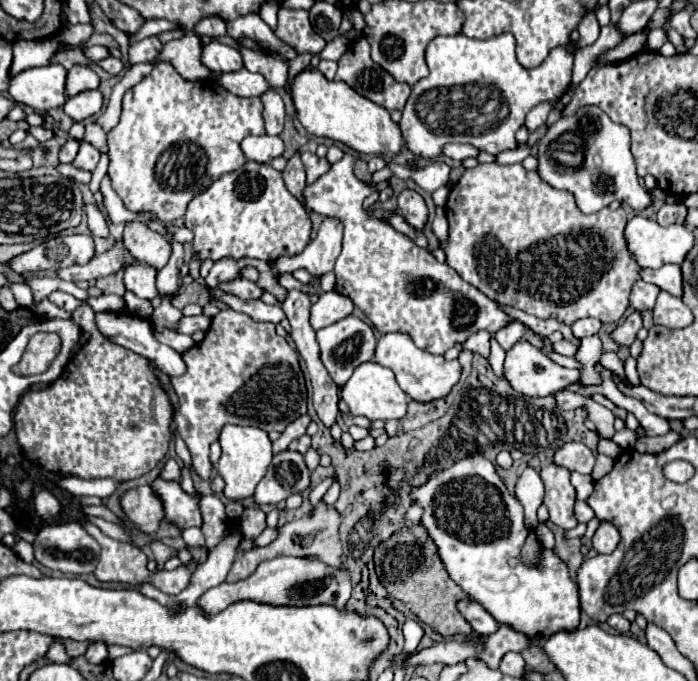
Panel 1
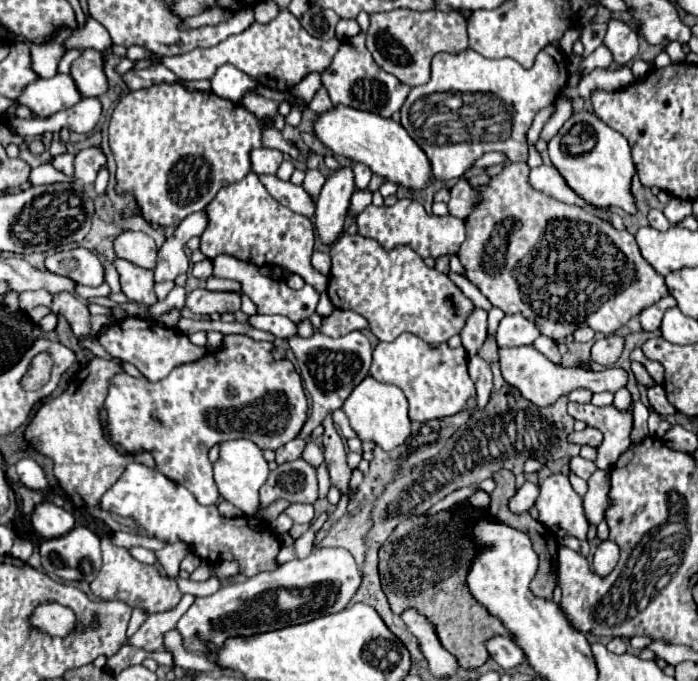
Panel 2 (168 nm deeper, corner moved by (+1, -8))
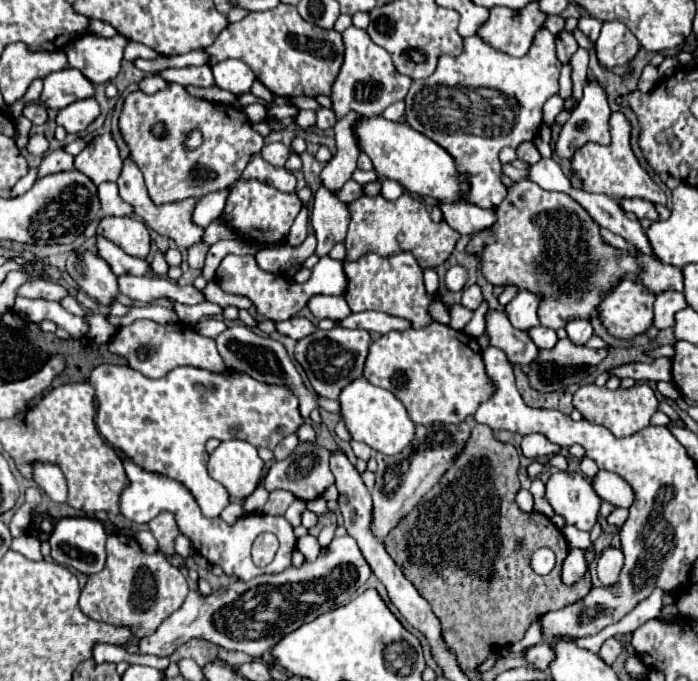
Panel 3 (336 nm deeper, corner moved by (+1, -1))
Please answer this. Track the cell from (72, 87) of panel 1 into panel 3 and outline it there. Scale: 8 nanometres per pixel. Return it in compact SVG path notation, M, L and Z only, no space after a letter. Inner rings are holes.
M116 34L111 39L79 37L67 51L69 67L79 69L91 83L109 83L117 77L123 59L127 37Z

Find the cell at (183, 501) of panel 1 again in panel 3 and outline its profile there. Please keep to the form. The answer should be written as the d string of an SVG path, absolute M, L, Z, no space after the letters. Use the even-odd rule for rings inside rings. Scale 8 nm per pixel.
M123 459L123 467L125 467L125 473L127 473L131 485L123 491L121 513L127 519L131 519L133 523L149 523L161 511L171 511L177 519L177 525L179 525L181 533L191 539L195 551L201 553L211 565L221 565L225 575L237 577L239 581L249 581L249 579L253 579L257 575L265 575L265 573L281 573L287 567L291 567L291 555L297 547L297 537L293 535L293 525L285 517L267 515L267 513L263 513L263 515L245 515L231 527L223 519L203 517L203 513L201 513L199 505L195 503L193 495L183 485L179 485L177 481L173 481L165 475L147 473L139 465L135 465L131 459ZM263 531L275 533L281 539L281 547L279 547L275 559L267 567L261 569L261 567L255 567L253 561L251 561L251 543Z

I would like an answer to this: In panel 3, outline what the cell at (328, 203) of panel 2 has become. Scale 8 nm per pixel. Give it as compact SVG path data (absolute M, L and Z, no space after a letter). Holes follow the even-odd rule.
M351 111L343 119L335 123L335 141L337 141L337 153L333 159L325 165L321 171L321 181L329 191L337 191L345 185L345 181L351 179L353 171L357 169L357 157L361 153L357 135L355 135L355 125L363 115Z

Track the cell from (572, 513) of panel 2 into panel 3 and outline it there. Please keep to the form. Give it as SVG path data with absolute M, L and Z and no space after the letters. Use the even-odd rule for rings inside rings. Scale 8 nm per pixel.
M569 471L553 473L547 481L547 499L567 525L575 525L581 531L593 529L599 515L601 497L595 493L585 475Z

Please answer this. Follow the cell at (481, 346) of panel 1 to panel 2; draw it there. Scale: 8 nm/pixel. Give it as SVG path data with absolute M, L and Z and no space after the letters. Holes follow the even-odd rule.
M475 308L471 320L467 320L467 328L461 332L461 342L467 356L475 356L487 338L487 312Z

